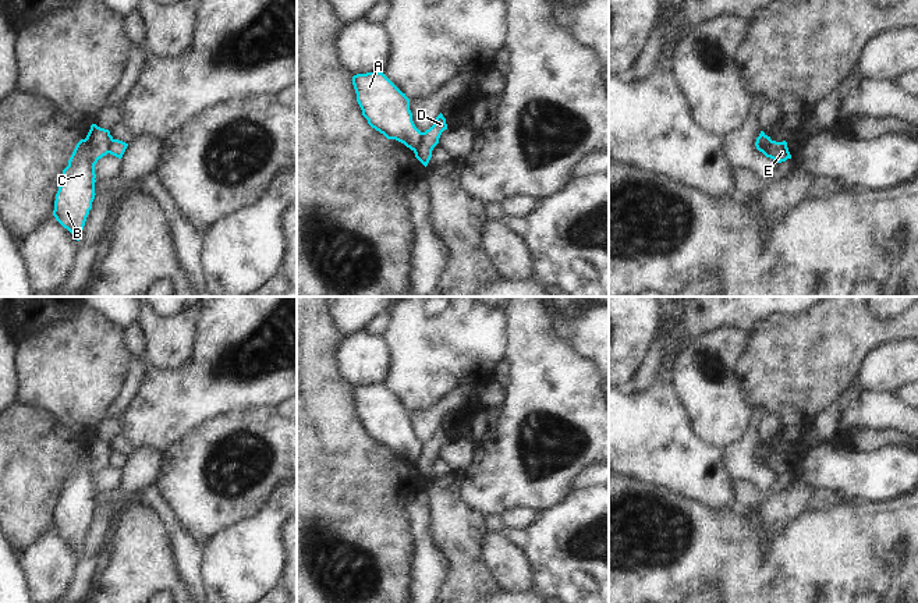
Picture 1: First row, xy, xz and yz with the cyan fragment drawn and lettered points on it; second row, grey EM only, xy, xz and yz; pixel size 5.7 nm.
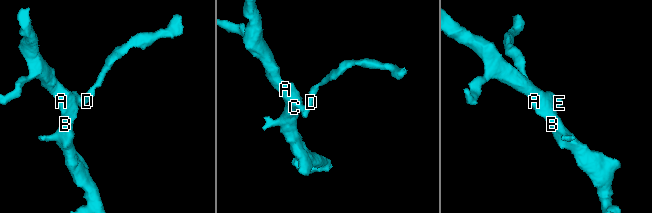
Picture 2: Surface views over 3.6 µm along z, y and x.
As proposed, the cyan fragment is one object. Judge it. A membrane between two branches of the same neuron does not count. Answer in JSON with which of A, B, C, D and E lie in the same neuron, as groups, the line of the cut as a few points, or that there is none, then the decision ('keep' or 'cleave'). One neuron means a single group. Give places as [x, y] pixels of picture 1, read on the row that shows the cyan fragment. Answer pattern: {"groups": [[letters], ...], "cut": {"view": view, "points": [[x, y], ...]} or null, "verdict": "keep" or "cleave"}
{"groups": [["A", "B", "C"], ["D", "E"]], "cut": {"view": "xz", "points": [[424, 132], [413, 149]]}, "verdict": "cleave"}

